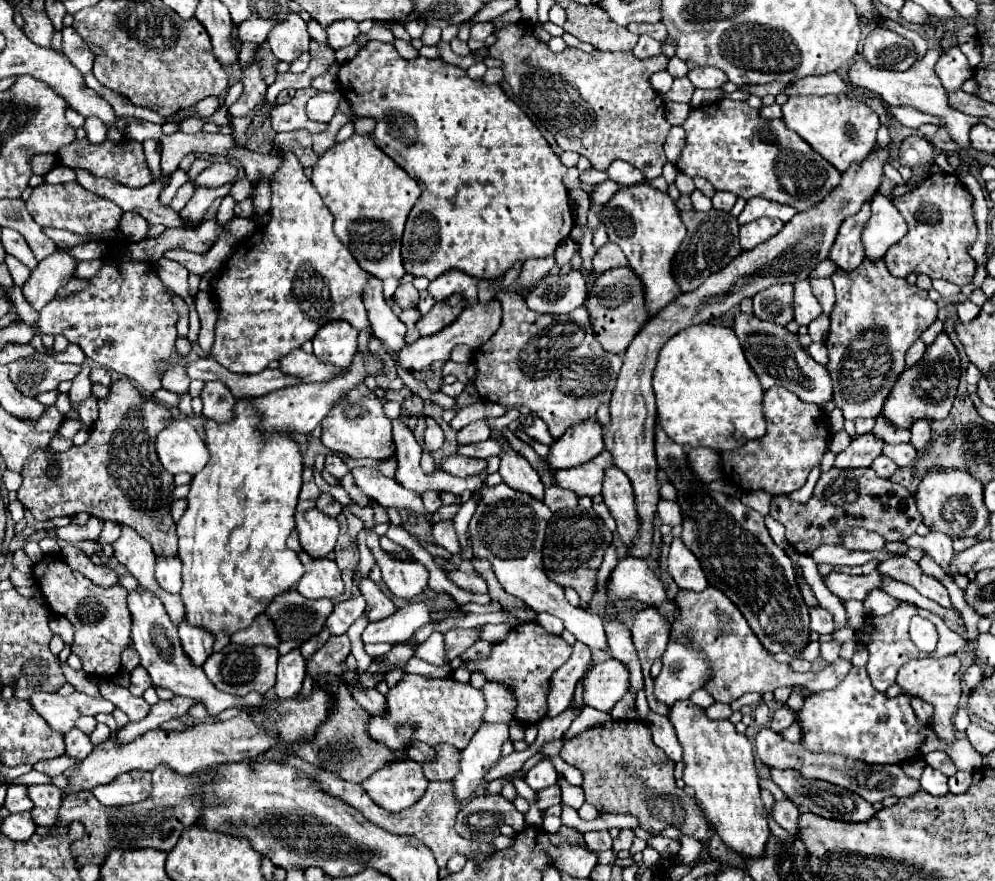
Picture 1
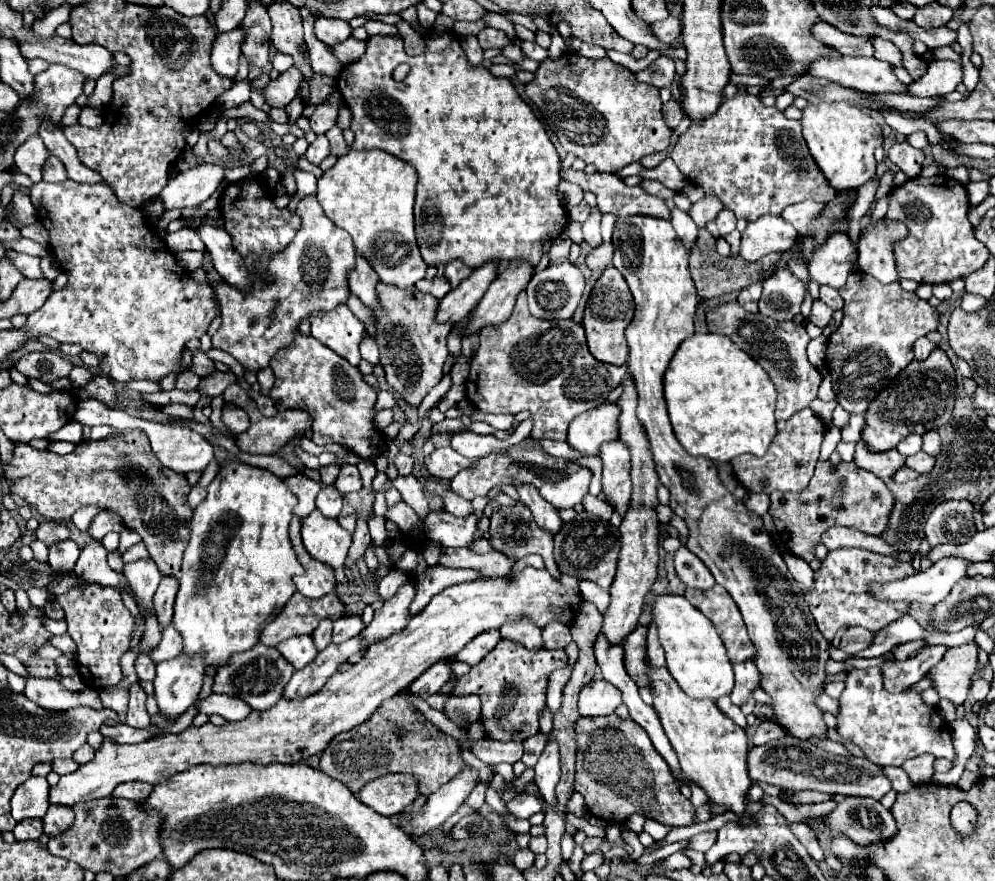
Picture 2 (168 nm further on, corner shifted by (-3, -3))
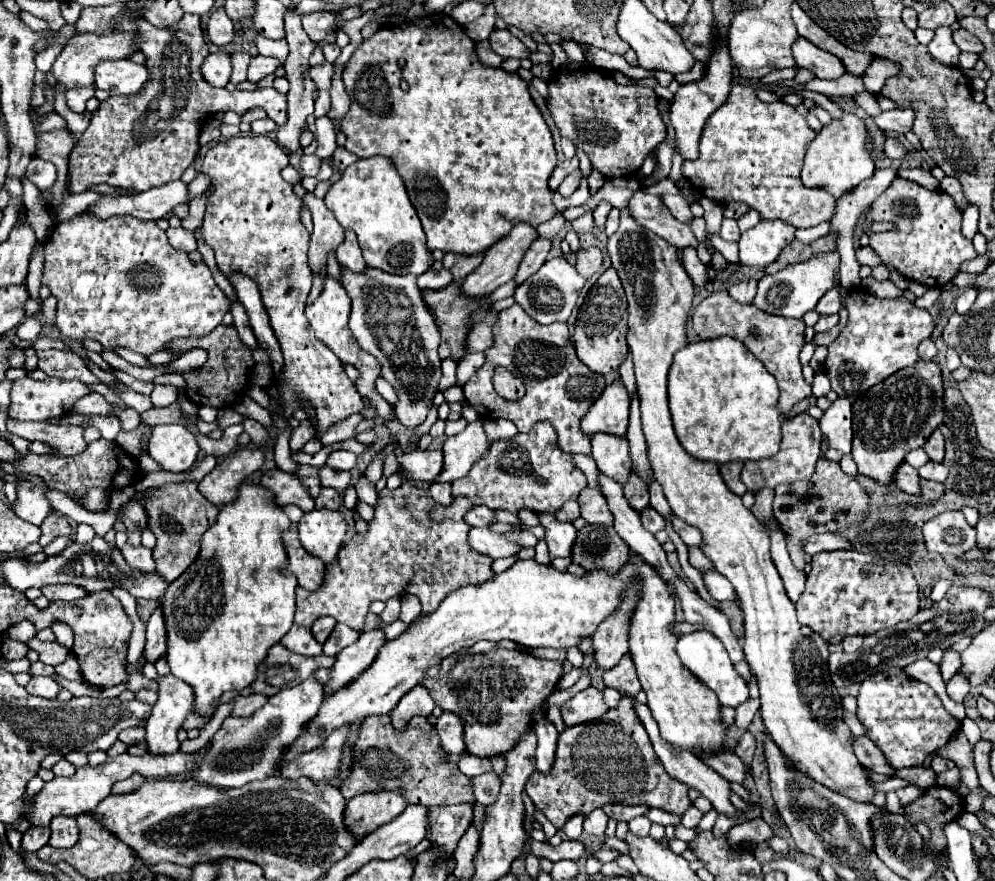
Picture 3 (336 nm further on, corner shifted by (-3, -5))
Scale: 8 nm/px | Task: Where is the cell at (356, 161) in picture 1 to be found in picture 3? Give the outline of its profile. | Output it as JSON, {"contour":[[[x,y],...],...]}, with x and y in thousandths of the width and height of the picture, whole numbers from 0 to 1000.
{"contour":[[[385,177],[359,182],[345,195],[345,202],[333,211],[327,232],[347,261],[359,266],[369,302],[393,311],[417,313],[423,313],[433,304],[435,288],[429,281],[423,250],[411,229],[405,204],[401,204],[401,198],[393,191],[393,182]]]}

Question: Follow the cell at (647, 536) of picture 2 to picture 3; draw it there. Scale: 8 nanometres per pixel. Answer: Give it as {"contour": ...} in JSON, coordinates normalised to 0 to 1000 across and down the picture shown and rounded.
{"contour":[[[634,667],[634,677],[630,677],[630,686],[614,699],[614,704],[608,704],[602,708],[598,722],[596,722],[596,736],[598,736],[598,754],[600,760],[608,763],[622,754],[626,742],[630,742],[630,699],[634,699],[634,686],[638,686],[638,672],[642,667]]]}

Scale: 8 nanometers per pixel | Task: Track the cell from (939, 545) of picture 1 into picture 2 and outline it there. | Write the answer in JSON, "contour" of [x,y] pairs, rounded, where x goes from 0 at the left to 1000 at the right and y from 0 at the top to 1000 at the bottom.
{"contour":[[[837,597],[835,602],[831,602],[831,606],[827,606],[825,617],[829,617],[833,624],[869,622],[869,624],[875,624],[875,627],[891,629],[891,631],[899,629],[899,622],[895,617],[891,617],[887,611],[869,606],[869,604],[853,599],[853,597]]]}

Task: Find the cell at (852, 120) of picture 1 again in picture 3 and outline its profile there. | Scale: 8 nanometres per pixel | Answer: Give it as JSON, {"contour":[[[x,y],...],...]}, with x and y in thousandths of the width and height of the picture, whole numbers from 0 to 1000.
{"contour":[[[849,127],[847,136],[837,136],[837,141],[829,143],[817,163],[813,163],[809,188],[805,193],[805,204],[811,213],[827,213],[837,225],[845,225],[847,220],[855,218],[863,207],[871,204],[879,195],[879,186],[869,168],[869,141],[859,132]]]}

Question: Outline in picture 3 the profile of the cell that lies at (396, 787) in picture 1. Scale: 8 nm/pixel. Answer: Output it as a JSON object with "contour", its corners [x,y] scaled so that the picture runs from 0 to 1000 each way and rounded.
{"contour":[[[371,899],[349,908],[345,935],[357,949],[365,951],[383,935],[393,933],[407,919],[409,910],[399,899]]]}

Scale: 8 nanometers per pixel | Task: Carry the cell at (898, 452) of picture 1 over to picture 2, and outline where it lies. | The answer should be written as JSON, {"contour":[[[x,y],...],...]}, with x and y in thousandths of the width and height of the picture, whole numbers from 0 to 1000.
{"contour":[[[928,511],[922,513],[922,515],[918,515],[918,518],[912,518],[910,520],[910,529],[914,529],[916,533],[920,533],[924,538],[934,536],[938,531],[938,527],[940,527],[940,520],[934,518],[934,515],[930,515]]]}

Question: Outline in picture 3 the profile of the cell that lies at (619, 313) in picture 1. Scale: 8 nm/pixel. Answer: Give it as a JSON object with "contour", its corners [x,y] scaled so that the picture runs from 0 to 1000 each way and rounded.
{"contour":[[[618,304],[608,306],[600,320],[594,325],[592,334],[588,336],[586,347],[582,350],[576,393],[582,409],[592,415],[600,425],[612,425],[620,420],[630,404],[630,338]]]}

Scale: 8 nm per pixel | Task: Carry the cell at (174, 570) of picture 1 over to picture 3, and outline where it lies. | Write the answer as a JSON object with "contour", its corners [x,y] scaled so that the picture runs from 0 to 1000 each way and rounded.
{"contour":[[[158,690],[148,706],[148,729],[144,738],[146,751],[156,754],[162,745],[166,745],[166,731],[168,731],[168,722],[164,713],[164,695],[162,690]]]}

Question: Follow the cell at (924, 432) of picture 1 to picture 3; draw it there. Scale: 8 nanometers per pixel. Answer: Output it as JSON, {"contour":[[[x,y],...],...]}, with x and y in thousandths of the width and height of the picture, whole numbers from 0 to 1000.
{"contour":[[[940,488],[936,493],[936,497],[932,499],[932,504],[928,509],[934,515],[934,522],[948,524],[948,518],[950,518],[950,499],[948,499],[948,493],[944,488]]]}

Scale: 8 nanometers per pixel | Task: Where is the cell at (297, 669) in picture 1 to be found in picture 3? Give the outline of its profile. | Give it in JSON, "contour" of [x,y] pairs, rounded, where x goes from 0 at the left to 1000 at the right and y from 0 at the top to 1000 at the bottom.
{"contour":[[[301,708],[292,711],[292,715],[284,722],[282,731],[288,738],[305,742],[305,745],[321,745],[321,742],[325,742],[325,733],[315,724],[313,715],[307,713],[307,711],[301,711]]]}

